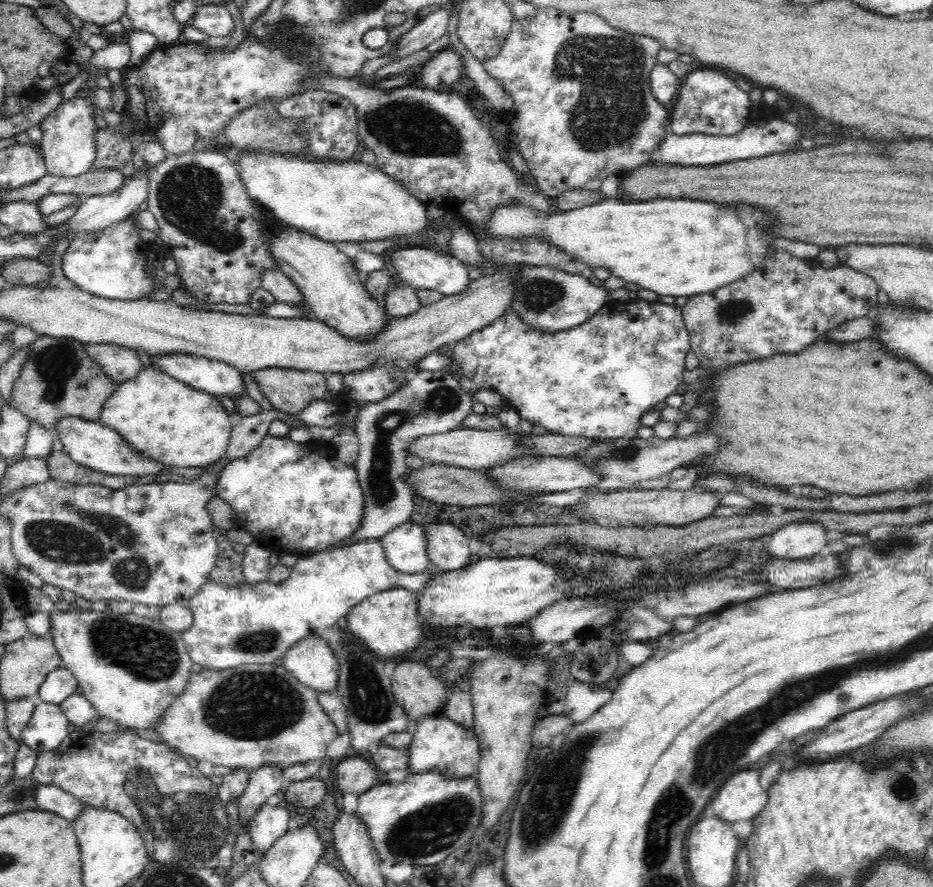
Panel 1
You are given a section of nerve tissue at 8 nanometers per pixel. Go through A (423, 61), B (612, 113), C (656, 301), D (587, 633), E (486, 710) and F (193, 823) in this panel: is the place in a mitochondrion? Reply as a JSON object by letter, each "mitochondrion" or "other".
{"A":"other","B":"mitochondrion","C":"other","D":"other","E":"other","F":"mitochondrion"}

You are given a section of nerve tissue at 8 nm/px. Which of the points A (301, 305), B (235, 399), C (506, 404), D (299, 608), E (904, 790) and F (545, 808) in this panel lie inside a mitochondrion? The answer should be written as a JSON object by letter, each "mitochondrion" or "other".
{"A":"other","B":"other","C":"other","D":"other","E":"mitochondrion","F":"mitochondrion"}

